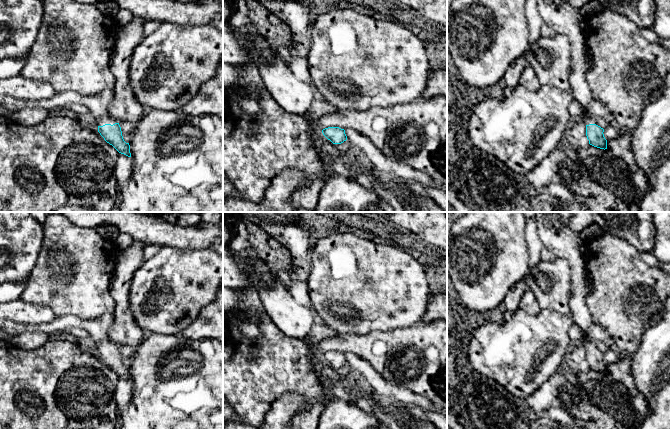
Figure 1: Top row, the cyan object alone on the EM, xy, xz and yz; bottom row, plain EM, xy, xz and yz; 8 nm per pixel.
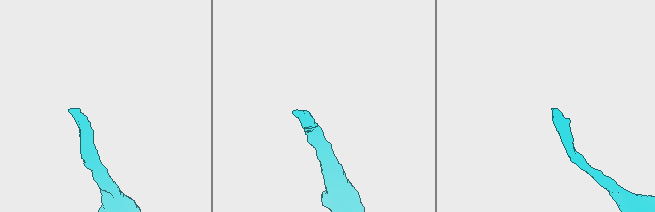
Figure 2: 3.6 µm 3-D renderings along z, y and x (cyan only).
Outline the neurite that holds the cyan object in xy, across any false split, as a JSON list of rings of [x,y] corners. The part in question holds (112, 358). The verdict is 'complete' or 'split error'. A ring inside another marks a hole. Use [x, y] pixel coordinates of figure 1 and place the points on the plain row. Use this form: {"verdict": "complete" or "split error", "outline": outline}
{"verdict": "split error", "outline": [[[106,313],[95,319],[80,319],[69,314],[60,317],[56,316],[51,322],[40,325],[23,325],[4,320],[0,329],[8,336],[14,336],[23,332],[55,333],[71,327],[82,328],[96,342],[98,356],[104,364],[112,369],[119,377],[131,381],[130,369],[124,365],[119,347],[116,347],[108,337],[108,330],[113,321],[114,314],[112,313]]]}

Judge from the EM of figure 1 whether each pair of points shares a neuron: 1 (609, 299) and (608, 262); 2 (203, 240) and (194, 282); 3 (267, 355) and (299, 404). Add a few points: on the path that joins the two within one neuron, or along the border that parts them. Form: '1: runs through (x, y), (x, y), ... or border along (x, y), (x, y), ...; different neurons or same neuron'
1: runs through (609, 290), (609, 271); same neuron
2: border along (177, 248), (208, 249); different neurons
3: border along (271, 404), (283, 394), (296, 391), (309, 406); different neurons

